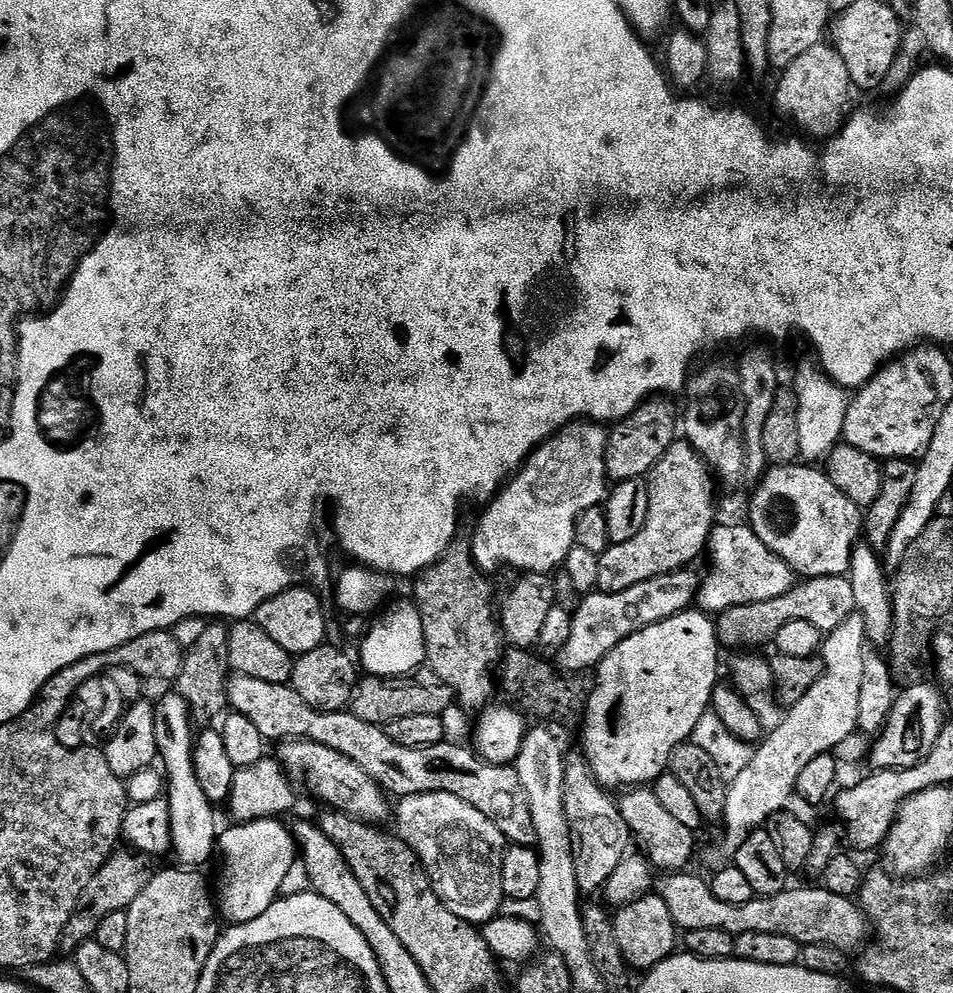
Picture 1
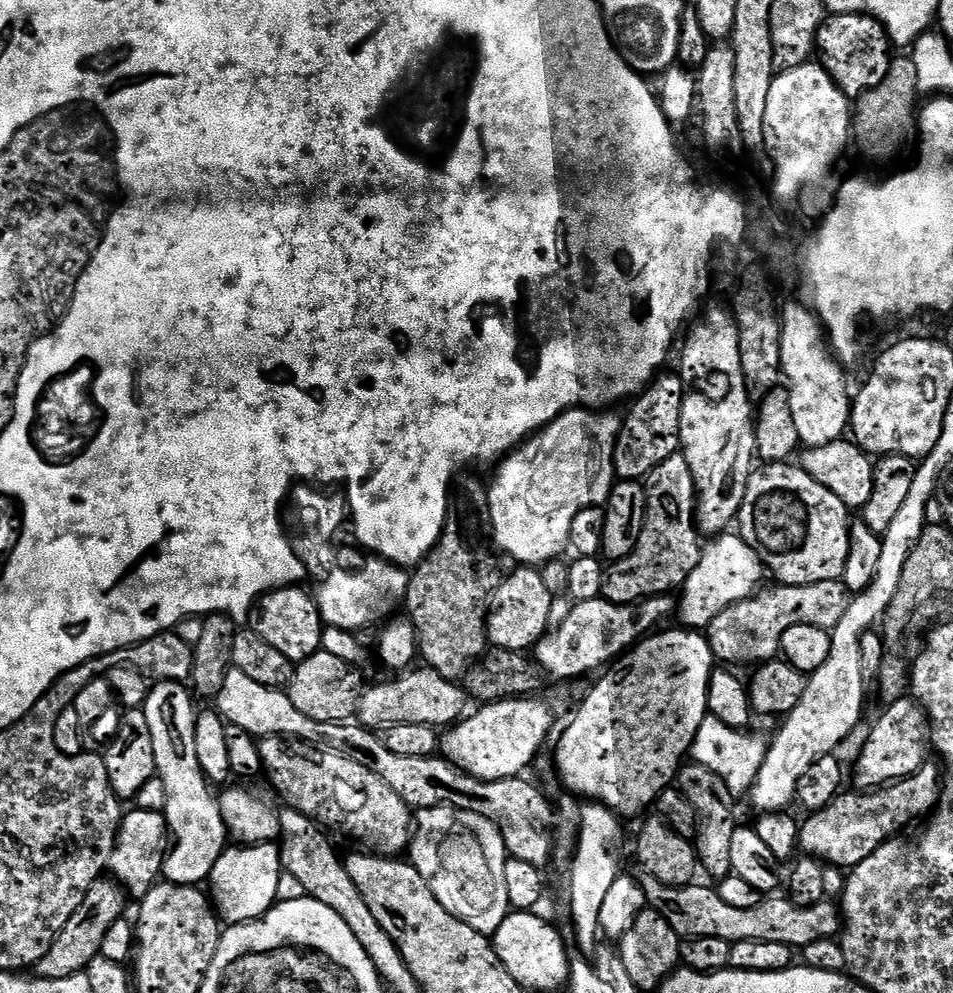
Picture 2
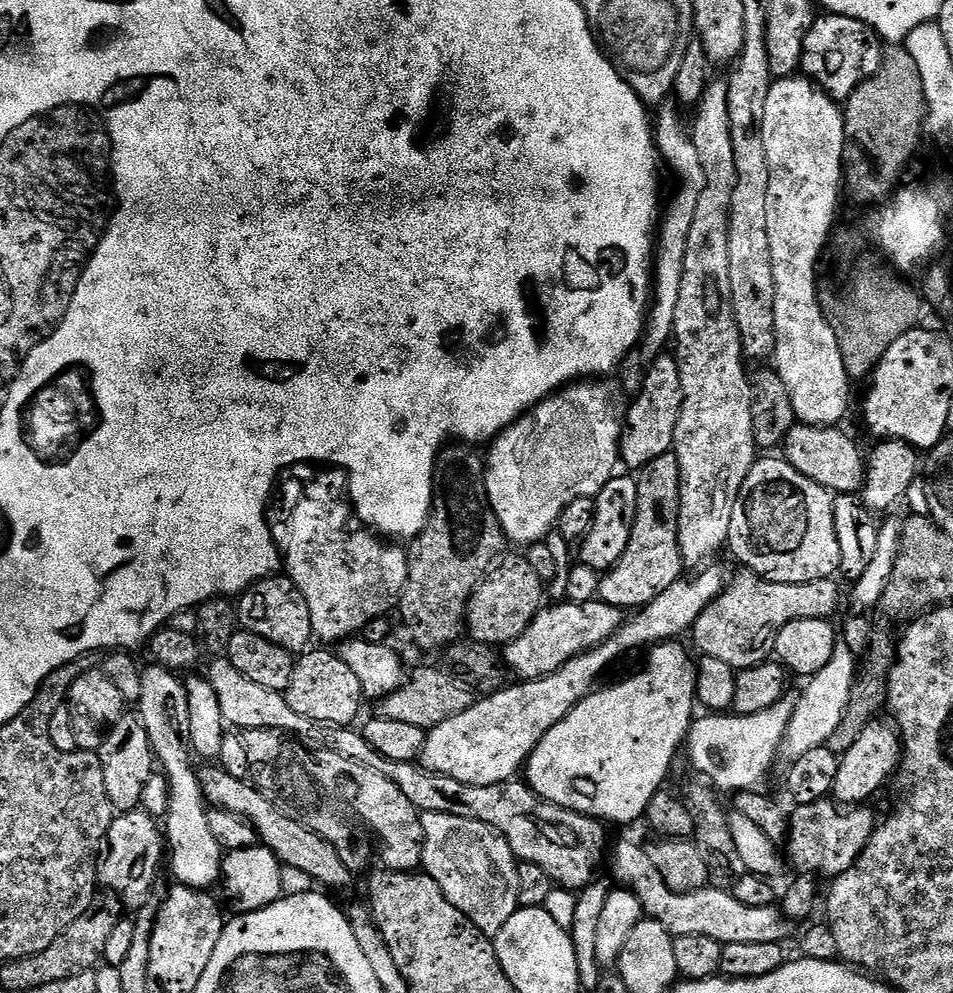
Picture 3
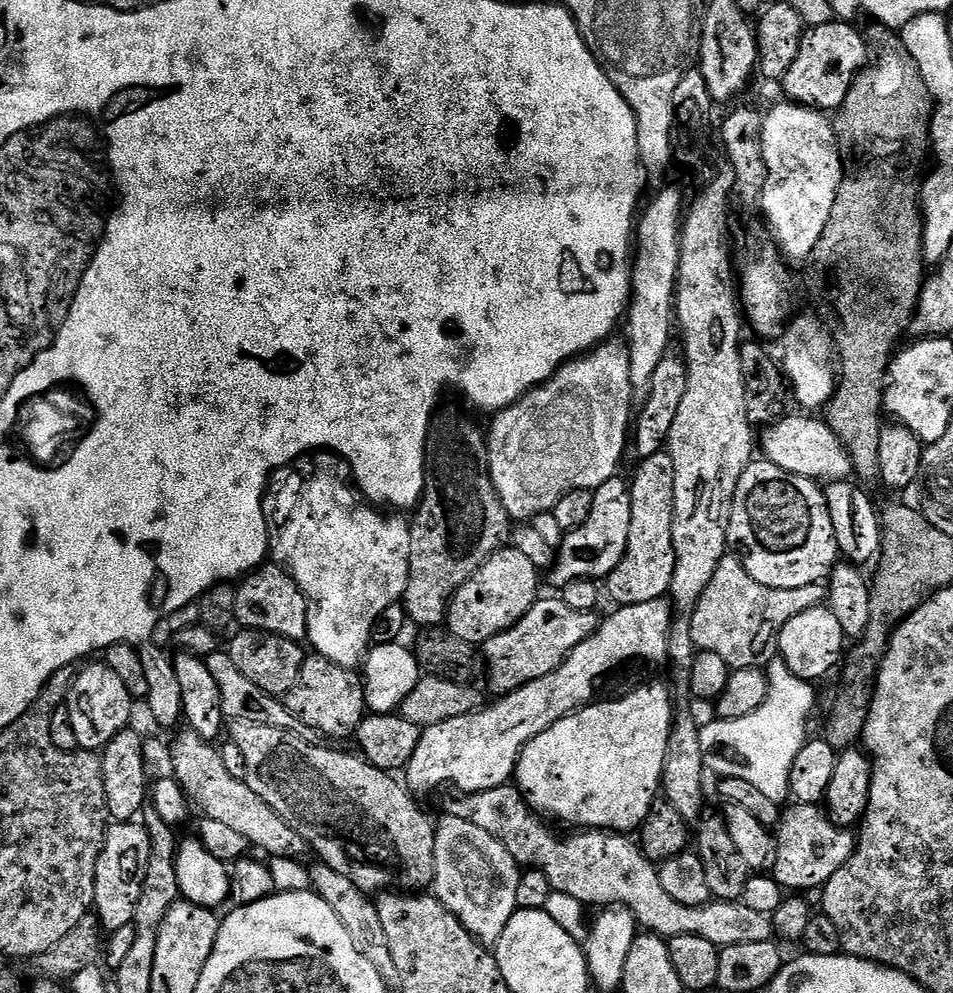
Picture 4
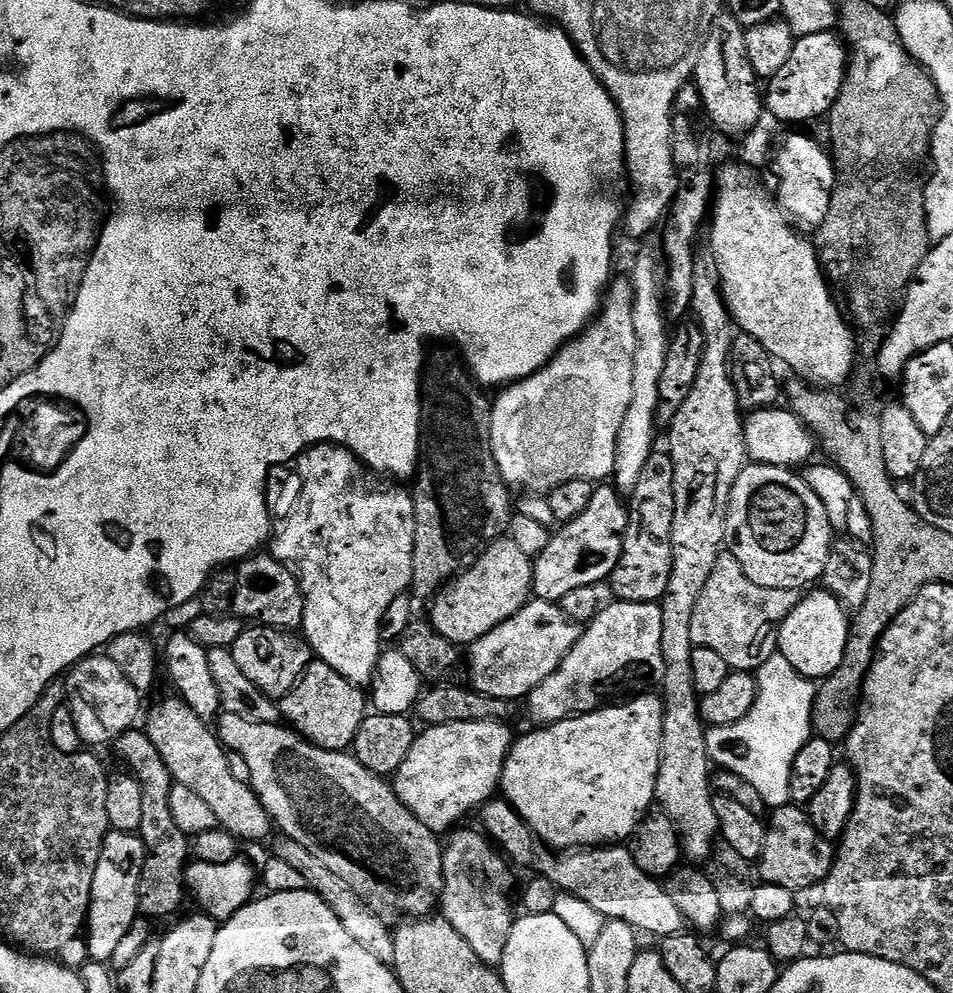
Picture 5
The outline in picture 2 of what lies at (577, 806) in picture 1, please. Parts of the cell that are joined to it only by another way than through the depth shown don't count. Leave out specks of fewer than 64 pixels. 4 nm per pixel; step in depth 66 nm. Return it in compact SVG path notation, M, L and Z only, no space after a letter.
M599 802L582 804L578 819L577 843L570 870L570 914L576 936L575 944L581 954L592 956L600 942L600 918L603 900L621 873L620 849L624 844L621 817Z

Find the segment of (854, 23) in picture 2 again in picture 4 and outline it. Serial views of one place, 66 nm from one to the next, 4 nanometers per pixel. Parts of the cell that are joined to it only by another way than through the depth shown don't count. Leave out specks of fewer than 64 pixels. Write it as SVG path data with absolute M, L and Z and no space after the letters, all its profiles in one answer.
M835 18L826 25L809 27L805 31L802 46L798 46L798 58L794 58L782 81L784 92L788 95L785 97L791 103L828 114L846 102L846 94L854 78L870 60L870 45L865 33L848 24L851 23Z

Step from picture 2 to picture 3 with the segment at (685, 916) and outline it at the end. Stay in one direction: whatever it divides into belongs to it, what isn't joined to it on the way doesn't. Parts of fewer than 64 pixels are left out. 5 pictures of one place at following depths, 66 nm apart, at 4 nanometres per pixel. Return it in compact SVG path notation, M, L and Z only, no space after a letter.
M624 840L612 852L612 876L619 887L631 890L642 902L647 919L662 922L673 937L698 934L706 938L714 938L719 944L734 942L770 942L784 944L787 936L794 929L791 920L784 916L776 906L750 906L738 902L731 891L711 886L697 892L675 892L662 882L662 874L650 862L647 847L635 844L632 840Z

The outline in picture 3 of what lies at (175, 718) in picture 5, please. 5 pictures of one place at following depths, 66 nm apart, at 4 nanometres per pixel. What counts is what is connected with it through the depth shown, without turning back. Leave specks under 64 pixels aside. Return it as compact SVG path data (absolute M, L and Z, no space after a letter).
M204 766L199 769L201 792L205 801L212 808L221 808L223 812L233 812L235 816L241 816L256 829L259 843L268 848L280 860L283 866L298 866L321 889L324 888L348 888L354 880L354 873L348 869L346 862L314 830L302 826L302 822L296 822L287 816L278 805L270 798L266 798L248 780L239 780L219 766Z

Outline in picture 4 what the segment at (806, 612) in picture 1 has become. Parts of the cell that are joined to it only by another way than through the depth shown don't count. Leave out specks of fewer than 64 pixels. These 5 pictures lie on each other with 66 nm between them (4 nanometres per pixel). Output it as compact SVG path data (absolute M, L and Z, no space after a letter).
M726 554L722 562L718 562L718 570L714 570L714 578L710 578L710 586L700 595L698 606L692 615L692 637L697 649L710 654L718 654L722 662L735 670L737 668L758 668L767 665L774 656L774 645L777 643L782 626L790 622L798 614L811 608L819 608L828 599L828 589L823 583L810 586L798 586L794 590L778 590L770 586L762 586L762 582L754 582L750 574L740 564L739 556Z

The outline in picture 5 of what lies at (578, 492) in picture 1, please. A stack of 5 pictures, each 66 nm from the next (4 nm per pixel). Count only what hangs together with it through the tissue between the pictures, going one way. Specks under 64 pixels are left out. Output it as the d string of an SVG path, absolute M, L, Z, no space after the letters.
M613 279L609 284L607 293L602 301L602 307L595 321L584 329L581 335L574 337L569 344L564 345L555 356L549 360L545 368L540 368L534 375L525 380L518 380L507 385L492 404L492 429L490 430L490 446L494 454L494 462L498 462L498 470L502 474L504 483L509 489L521 488L524 494L547 494L555 488L569 484L575 480L591 480L604 482L609 479L614 470L614 458L618 446L618 430L622 430L622 418L626 418L626 410L630 410L630 398L634 394L634 356L638 350L638 334L634 332L634 300L635 291L632 289L631 279Z

